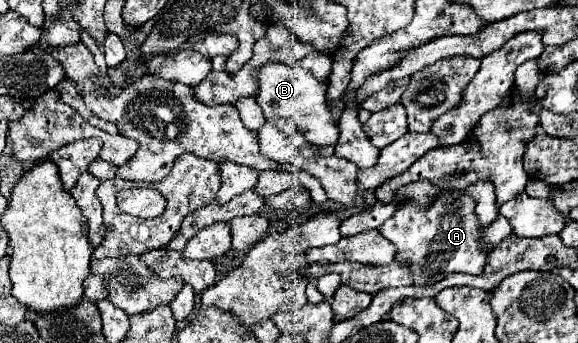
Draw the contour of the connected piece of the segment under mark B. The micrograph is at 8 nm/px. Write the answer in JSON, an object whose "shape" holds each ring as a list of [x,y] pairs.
{"shape":[[[271,63],[259,69],[259,93],[257,103],[263,109],[265,119],[291,119],[303,137],[313,145],[335,145],[339,137],[337,123],[327,107],[327,83],[315,81],[315,77],[303,67],[287,67],[285,63]]]}

